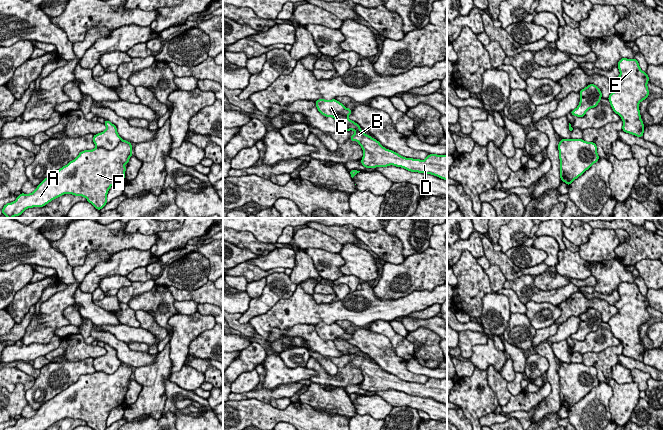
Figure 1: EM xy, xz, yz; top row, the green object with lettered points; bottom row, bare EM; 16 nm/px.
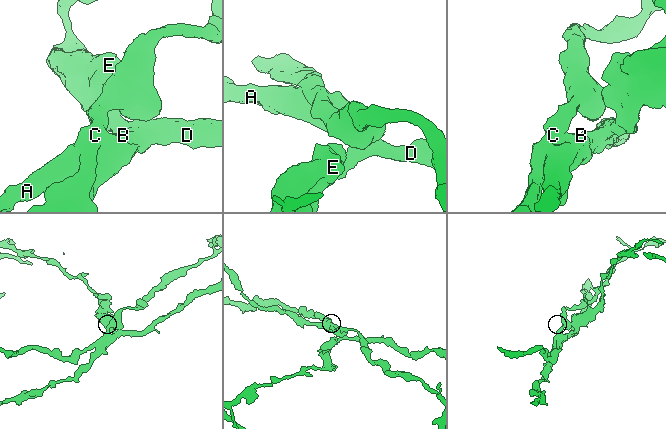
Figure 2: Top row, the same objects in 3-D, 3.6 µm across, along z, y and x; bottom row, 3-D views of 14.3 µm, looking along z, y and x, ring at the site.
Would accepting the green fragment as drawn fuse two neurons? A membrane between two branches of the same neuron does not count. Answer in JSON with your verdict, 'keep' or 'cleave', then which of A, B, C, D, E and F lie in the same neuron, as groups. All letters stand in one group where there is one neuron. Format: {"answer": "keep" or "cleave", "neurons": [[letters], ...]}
{"answer": "cleave", "neurons": [["A", "B", "D", "E", "F"], ["C"]]}

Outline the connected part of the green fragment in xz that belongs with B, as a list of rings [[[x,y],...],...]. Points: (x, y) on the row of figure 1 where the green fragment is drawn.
[[[345,108],[333,118],[342,131],[355,130],[351,135],[351,141],[357,141],[362,147],[363,158],[361,164],[366,168],[387,167],[394,165],[411,172],[432,174],[447,181],[447,155],[429,154],[425,160],[406,158],[397,152],[383,147],[379,141],[365,134],[359,124],[350,120],[347,116],[352,113],[350,108]]]

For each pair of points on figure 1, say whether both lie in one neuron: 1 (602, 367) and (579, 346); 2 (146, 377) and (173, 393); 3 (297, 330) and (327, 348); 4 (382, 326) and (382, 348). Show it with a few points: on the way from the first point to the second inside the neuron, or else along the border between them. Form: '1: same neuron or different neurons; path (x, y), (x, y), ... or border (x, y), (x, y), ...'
1: different neurons; border (610, 346), (598, 352), (585, 352), (583, 354)
2: different neurons; border (168, 377), (164, 382), (166, 401), (161, 411)
3: same neuron; path (304, 331), (320, 346)
4: different neurons; border (367, 329), (383, 334), (392, 346)

